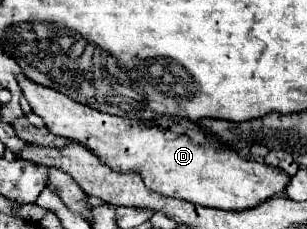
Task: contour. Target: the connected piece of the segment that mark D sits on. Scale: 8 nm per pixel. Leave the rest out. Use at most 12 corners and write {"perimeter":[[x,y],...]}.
{"perimeter":[[17,81],[53,135],[157,193],[245,211],[285,171],[193,121],[133,121]]}

